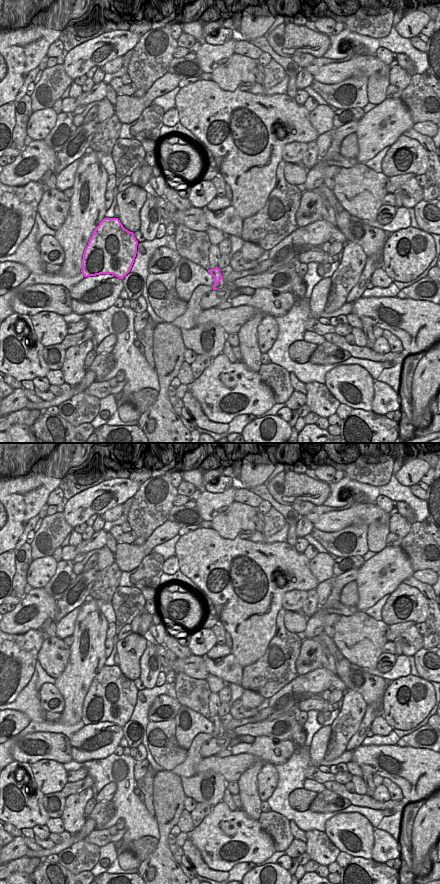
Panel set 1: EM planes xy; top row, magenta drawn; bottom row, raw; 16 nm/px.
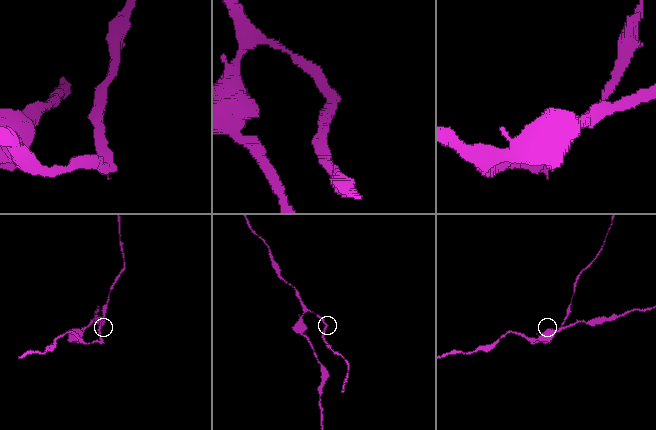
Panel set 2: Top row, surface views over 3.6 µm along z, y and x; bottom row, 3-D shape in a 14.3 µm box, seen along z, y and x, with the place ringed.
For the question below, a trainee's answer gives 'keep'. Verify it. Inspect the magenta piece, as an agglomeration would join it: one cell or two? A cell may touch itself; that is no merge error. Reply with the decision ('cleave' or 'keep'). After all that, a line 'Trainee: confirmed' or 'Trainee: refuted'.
cleave
Trainee: refuted

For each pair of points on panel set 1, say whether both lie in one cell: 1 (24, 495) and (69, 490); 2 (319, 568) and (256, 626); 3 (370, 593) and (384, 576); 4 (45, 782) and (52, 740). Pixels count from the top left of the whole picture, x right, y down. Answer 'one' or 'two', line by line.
1: two
2: two
3: one
4: two

